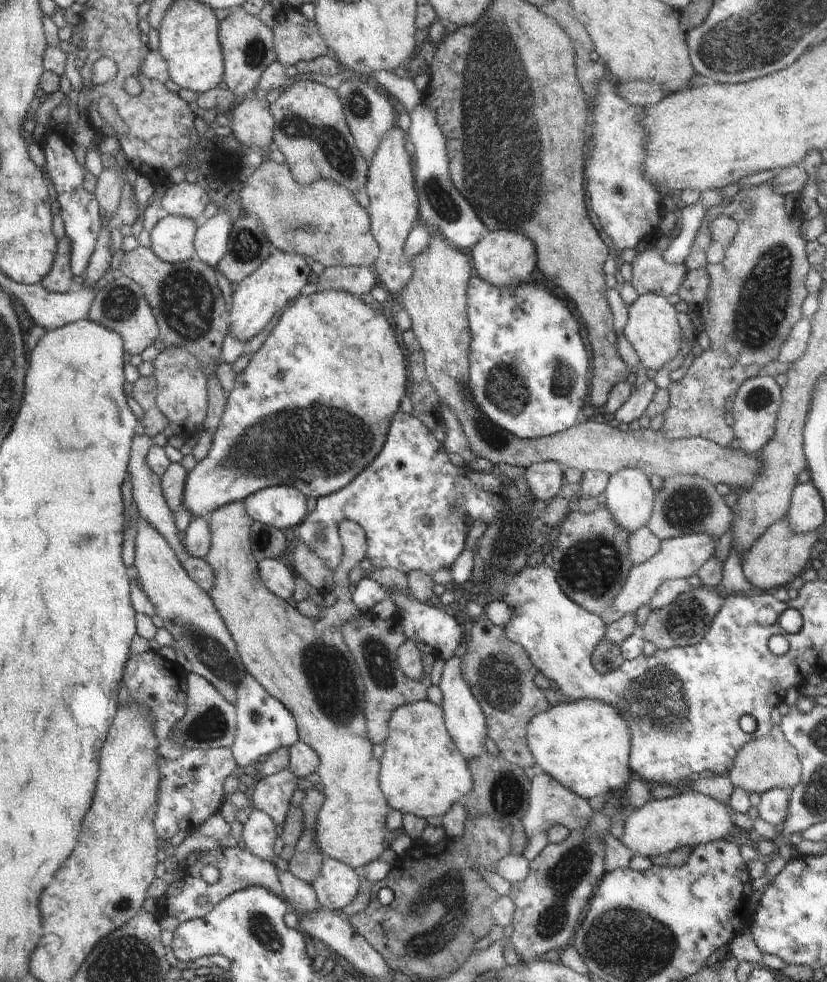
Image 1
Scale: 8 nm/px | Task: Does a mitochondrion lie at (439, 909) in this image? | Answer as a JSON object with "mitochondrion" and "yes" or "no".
{"mitochondrion":"yes"}

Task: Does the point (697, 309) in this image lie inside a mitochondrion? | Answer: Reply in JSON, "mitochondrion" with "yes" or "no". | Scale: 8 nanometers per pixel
{"mitochondrion":"no"}

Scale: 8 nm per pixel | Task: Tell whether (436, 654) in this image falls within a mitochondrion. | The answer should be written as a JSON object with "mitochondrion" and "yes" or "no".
{"mitochondrion":"no"}

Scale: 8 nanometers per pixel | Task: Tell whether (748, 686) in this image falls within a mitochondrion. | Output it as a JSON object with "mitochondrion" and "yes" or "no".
{"mitochondrion":"no"}

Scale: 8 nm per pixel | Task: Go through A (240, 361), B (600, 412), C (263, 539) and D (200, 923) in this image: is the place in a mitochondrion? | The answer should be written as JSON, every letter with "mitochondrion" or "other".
{"A":"other","B":"other","C":"mitochondrion","D":"other"}

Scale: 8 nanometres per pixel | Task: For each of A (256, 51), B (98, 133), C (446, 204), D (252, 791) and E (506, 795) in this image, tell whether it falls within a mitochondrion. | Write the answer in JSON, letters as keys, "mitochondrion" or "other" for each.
{"A":"mitochondrion","B":"other","C":"mitochondrion","D":"other","E":"mitochondrion"}

